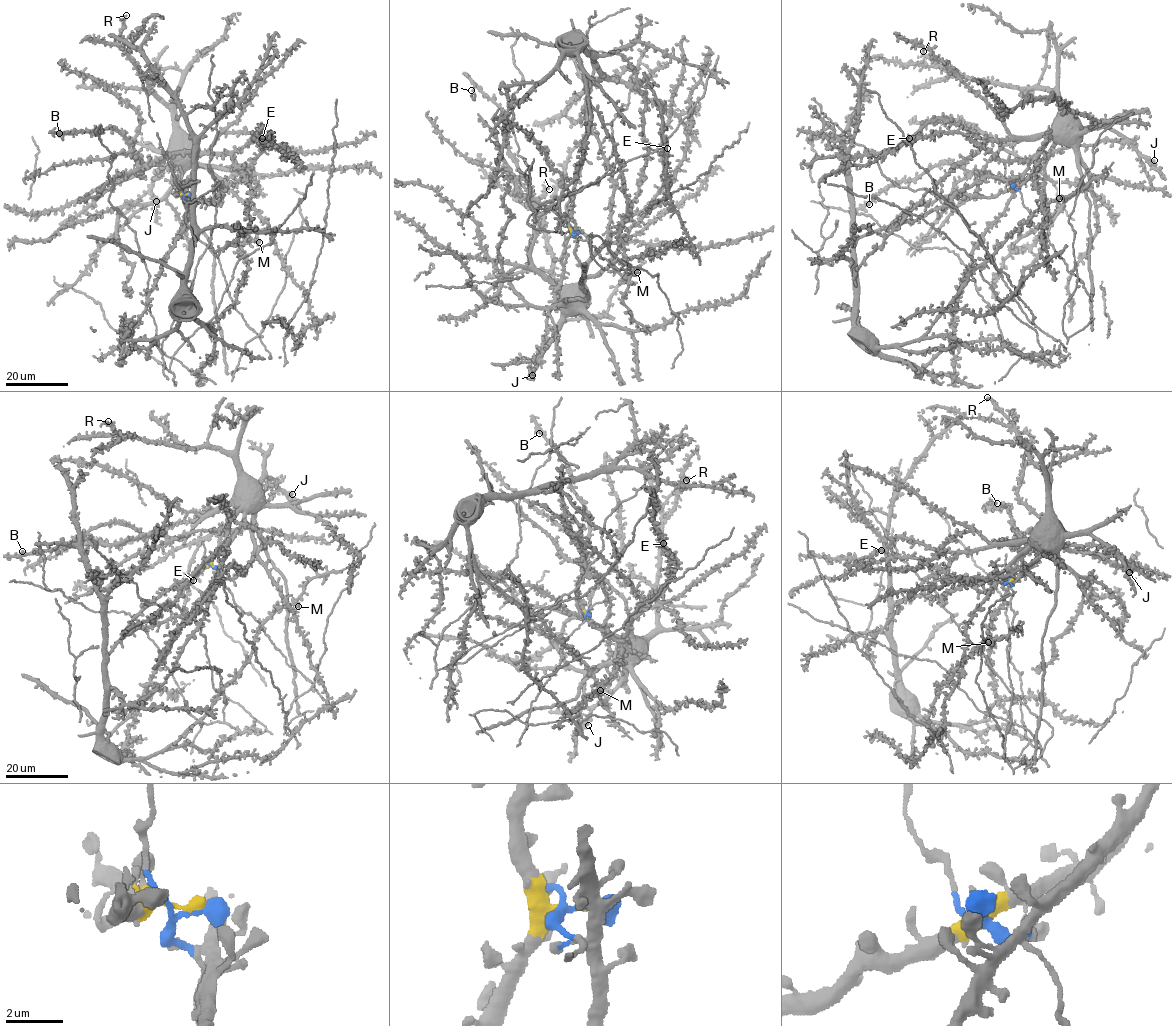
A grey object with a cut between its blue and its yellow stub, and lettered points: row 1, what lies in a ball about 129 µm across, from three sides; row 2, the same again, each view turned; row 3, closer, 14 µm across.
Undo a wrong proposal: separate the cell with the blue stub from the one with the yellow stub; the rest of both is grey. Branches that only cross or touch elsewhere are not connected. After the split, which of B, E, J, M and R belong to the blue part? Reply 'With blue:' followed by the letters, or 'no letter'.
With blue: B, E, J, R

